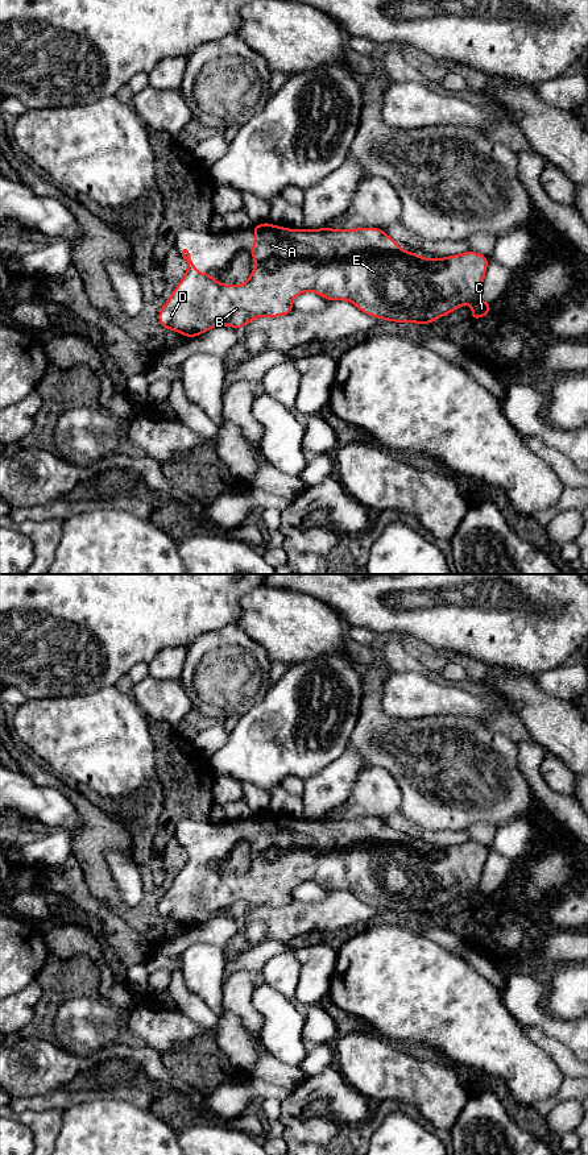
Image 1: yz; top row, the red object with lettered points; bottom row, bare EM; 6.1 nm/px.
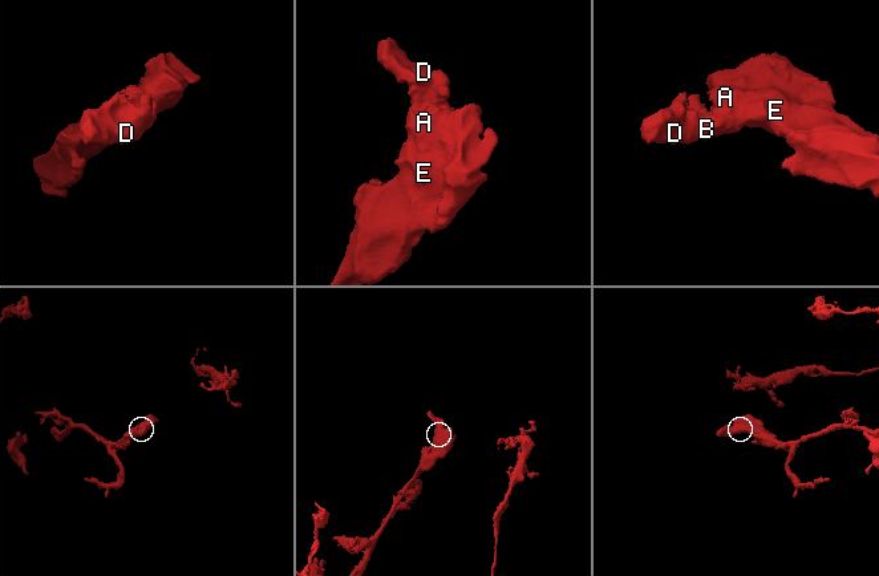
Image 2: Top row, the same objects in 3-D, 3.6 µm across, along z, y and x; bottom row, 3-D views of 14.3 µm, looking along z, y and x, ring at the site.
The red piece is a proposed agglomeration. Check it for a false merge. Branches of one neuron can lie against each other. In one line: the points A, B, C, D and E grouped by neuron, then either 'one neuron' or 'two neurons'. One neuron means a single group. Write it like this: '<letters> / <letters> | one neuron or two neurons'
A B C D E | one neuron

